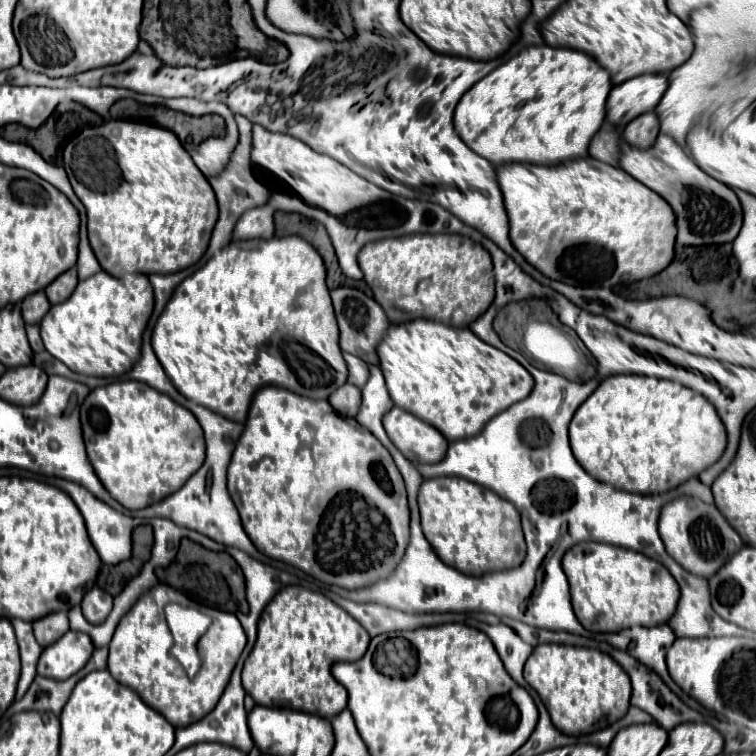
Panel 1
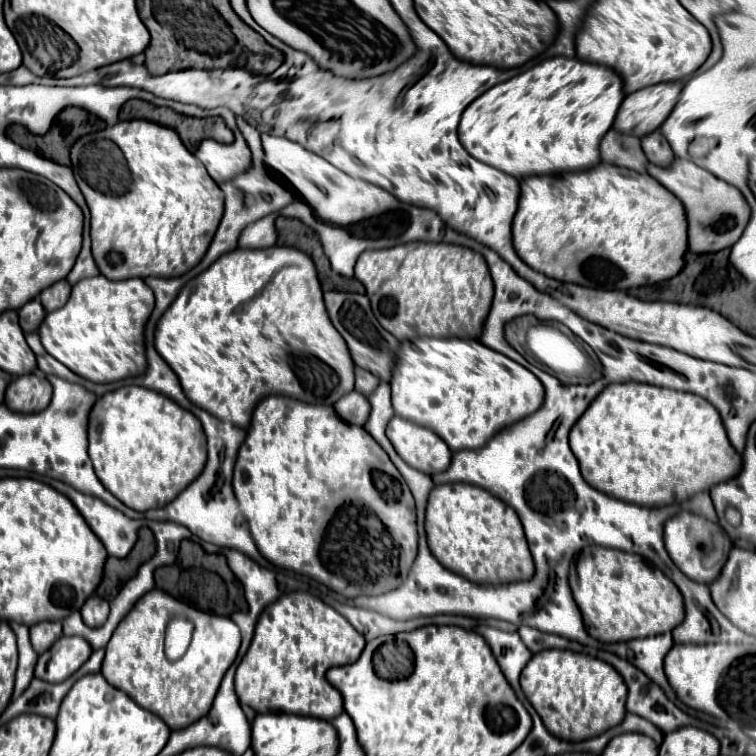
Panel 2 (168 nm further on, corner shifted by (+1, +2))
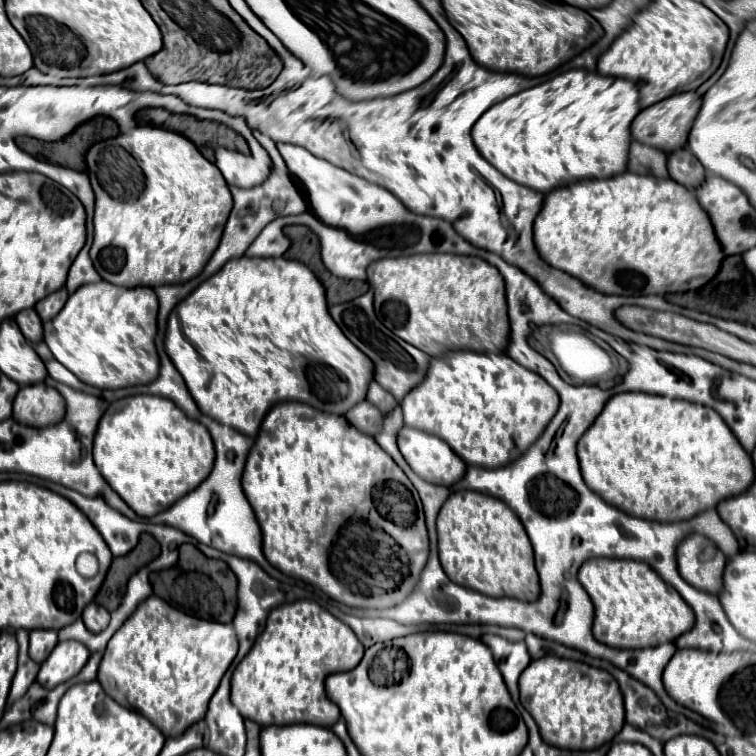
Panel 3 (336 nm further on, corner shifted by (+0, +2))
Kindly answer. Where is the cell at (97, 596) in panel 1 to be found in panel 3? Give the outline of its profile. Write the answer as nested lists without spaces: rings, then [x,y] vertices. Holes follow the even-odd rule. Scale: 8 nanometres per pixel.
[[[91,602],[91,604],[87,604],[85,610],[83,610],[83,622],[85,622],[85,626],[87,626],[91,632],[101,632],[101,630],[105,630],[107,624],[109,624],[109,612],[107,612],[103,606]]]

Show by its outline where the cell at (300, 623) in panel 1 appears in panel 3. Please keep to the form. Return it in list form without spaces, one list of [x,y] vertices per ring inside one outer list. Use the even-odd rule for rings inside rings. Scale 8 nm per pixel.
[[[295,600],[283,606],[277,606],[271,610],[267,618],[265,630],[255,640],[249,654],[239,662],[239,666],[233,672],[231,678],[231,702],[241,712],[243,718],[251,718],[253,722],[259,722],[259,726],[271,726],[271,724],[295,724],[295,722],[311,722],[319,726],[331,728],[339,716],[341,710],[335,702],[329,700],[325,692],[325,676],[331,672],[347,672],[353,670],[361,658],[363,658],[363,644],[357,640],[355,632],[337,620],[333,614],[329,614],[325,608],[321,608],[313,600]]]

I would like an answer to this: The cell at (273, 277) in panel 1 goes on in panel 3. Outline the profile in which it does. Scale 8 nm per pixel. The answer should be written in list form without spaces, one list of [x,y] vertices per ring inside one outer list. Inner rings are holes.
[[[241,256],[229,260],[173,308],[165,332],[165,350],[183,374],[199,410],[251,438],[257,436],[263,416],[277,402],[297,400],[323,412],[345,414],[365,398],[367,382],[373,378],[367,356],[355,350],[331,322],[325,288],[317,276],[305,264],[287,258]]]

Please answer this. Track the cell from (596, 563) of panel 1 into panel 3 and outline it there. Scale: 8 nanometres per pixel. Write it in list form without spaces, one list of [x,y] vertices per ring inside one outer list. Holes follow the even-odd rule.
[[[589,558],[579,568],[579,582],[593,602],[593,636],[601,644],[613,648],[657,646],[673,642],[695,622],[693,610],[679,592],[661,580],[661,576],[645,562],[625,558]]]

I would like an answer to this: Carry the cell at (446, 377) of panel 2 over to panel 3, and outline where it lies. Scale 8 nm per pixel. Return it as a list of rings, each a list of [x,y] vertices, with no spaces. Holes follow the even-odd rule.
[[[453,350],[439,358],[431,358],[425,378],[401,400],[407,426],[439,436],[463,462],[475,466],[501,466],[503,462],[511,462],[511,458],[519,458],[519,454],[523,454],[523,450],[527,450],[543,432],[543,426],[555,416],[557,408],[559,396],[539,374],[523,368],[505,354],[471,350]]]

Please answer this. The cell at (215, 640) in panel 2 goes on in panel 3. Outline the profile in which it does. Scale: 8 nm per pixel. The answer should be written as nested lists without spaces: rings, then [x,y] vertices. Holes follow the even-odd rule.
[[[149,596],[137,606],[137,610],[109,640],[105,656],[99,666],[97,680],[103,686],[103,690],[107,690],[111,698],[115,698],[115,702],[147,716],[151,722],[155,722],[155,726],[159,726],[159,730],[163,730],[167,738],[175,738],[205,716],[207,704],[235,656],[237,656],[237,634],[231,624],[199,620],[169,606],[159,596]]]

